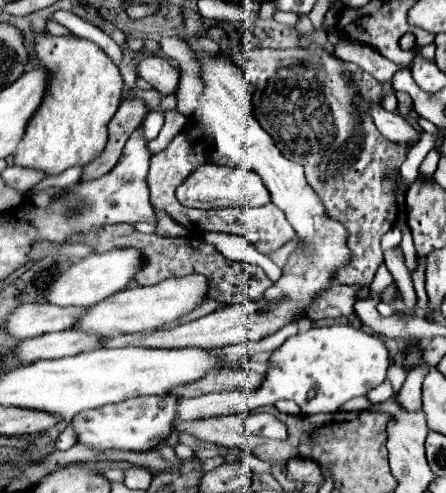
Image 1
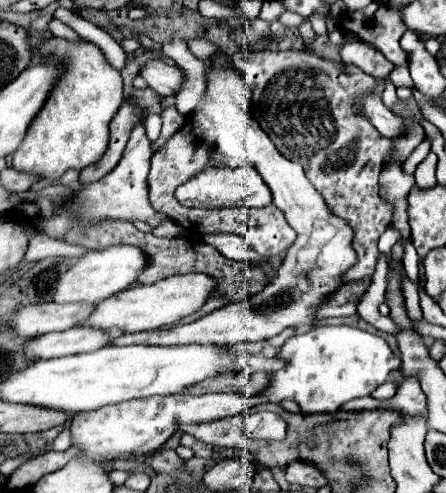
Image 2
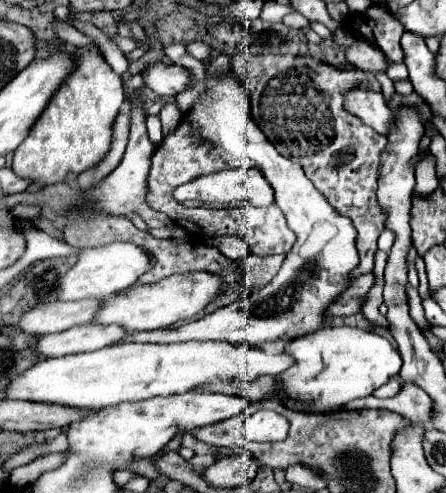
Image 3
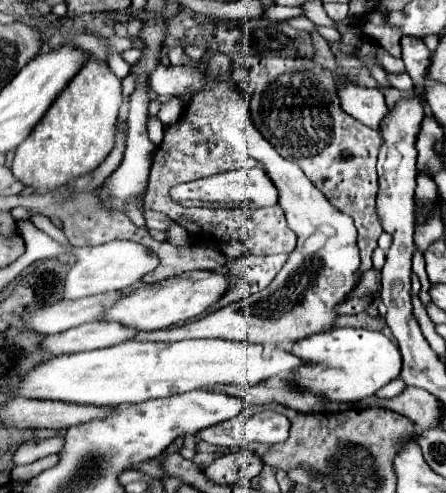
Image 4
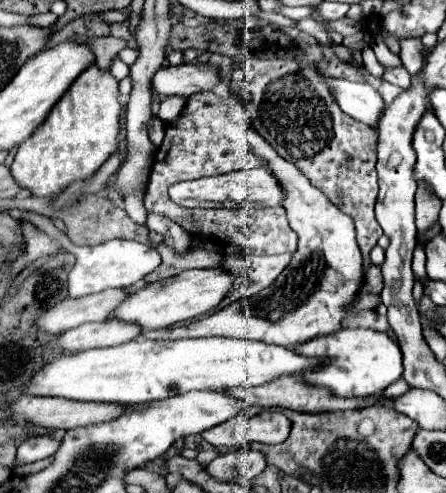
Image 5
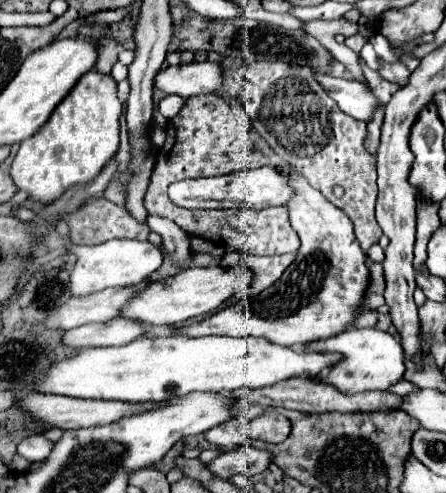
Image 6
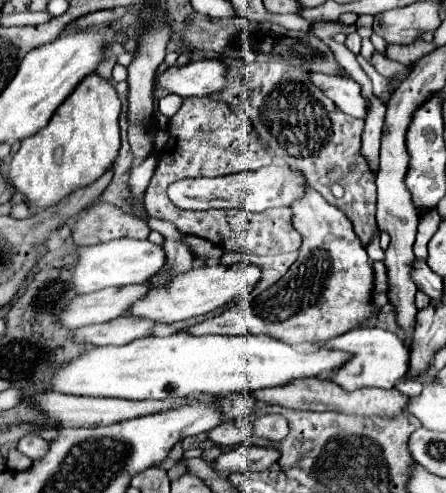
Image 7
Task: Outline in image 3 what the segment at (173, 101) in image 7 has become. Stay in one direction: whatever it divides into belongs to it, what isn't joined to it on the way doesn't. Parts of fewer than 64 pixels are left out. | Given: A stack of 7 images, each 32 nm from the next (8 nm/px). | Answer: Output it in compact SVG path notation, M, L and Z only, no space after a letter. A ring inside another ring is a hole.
M166 104L160 112L160 118L162 118L162 134L168 136L170 132L174 132L178 128L178 124L182 122L182 114L180 110L176 108L176 104Z

